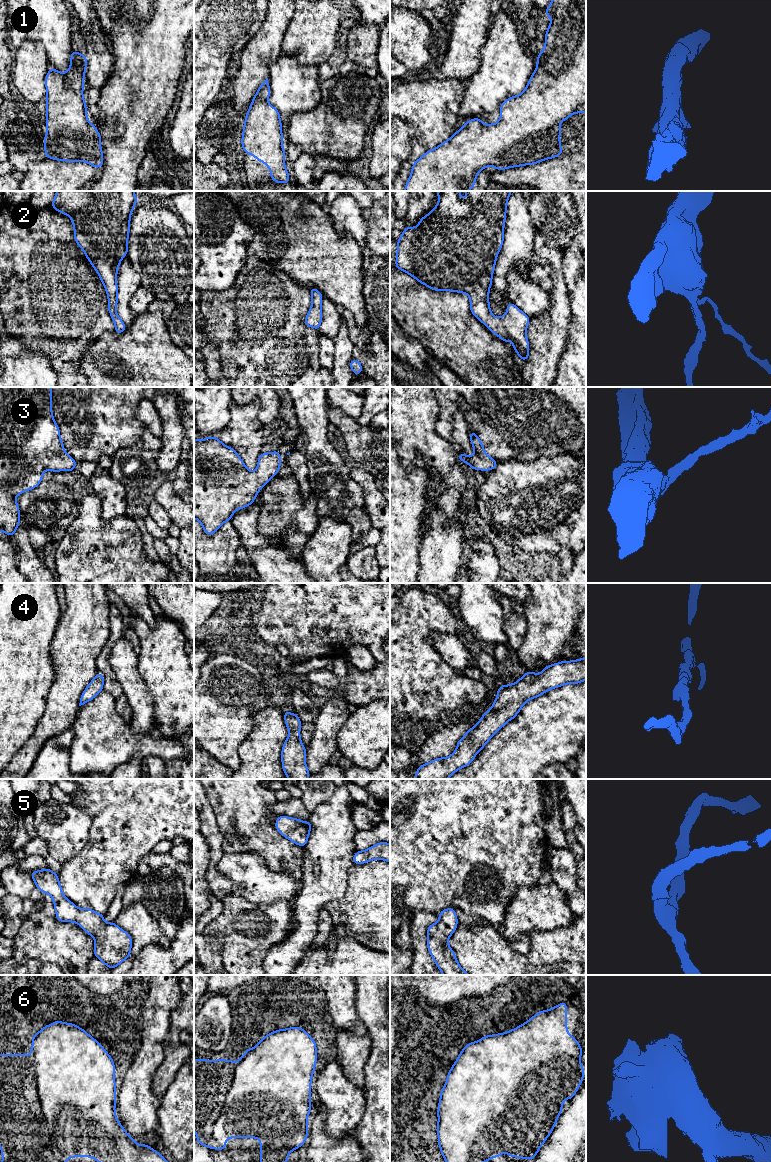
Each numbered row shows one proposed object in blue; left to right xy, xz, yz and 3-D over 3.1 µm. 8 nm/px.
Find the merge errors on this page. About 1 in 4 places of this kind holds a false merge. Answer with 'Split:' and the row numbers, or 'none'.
Split: none

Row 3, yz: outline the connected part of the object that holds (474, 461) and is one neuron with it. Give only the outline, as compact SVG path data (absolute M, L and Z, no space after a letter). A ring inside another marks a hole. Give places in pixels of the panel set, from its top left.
M470 431L470 440L475 454L473 456L467 456L464 453L459 453L459 460L468 463L472 470L494 470L498 462L485 453L483 444L476 432Z

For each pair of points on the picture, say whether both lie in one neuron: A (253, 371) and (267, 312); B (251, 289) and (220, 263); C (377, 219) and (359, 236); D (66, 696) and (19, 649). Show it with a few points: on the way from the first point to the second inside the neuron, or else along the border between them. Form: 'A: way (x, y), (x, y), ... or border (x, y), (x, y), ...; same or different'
A: way (261, 356), (262, 338), (266, 334), (266, 327); same
B: border (247, 255), (245, 265), (235, 282), (219, 292); different
C: border (361, 211), (365, 223), (364, 247); different
D: border (53, 658), (54, 679), (45, 704); different

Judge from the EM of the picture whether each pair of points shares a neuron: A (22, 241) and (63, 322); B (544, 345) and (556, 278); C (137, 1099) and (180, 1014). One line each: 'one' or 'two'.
A: one
B: one
C: two

